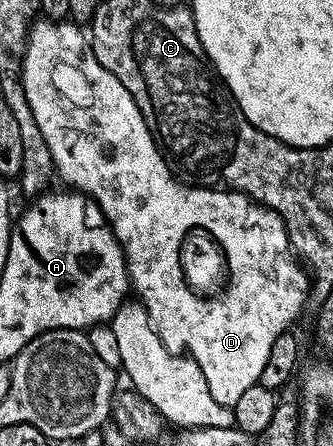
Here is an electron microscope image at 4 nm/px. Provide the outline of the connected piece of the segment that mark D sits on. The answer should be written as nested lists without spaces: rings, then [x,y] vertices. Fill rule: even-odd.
[[[39,18],[31,26],[30,36],[26,38],[26,52],[22,55],[22,84],[24,85],[24,93],[28,97],[28,105],[32,105],[32,117],[36,117],[36,125],[40,125],[40,133],[44,133],[44,141],[48,141],[48,149],[52,153],[55,172],[60,176],[60,179],[62,175],[63,181],[66,182],[63,184],[69,185],[79,193],[89,195],[98,206],[110,232],[114,234],[118,239],[118,244],[122,246],[122,251],[126,255],[126,271],[130,275],[130,286],[133,294],[139,295],[135,296],[146,308],[150,323],[154,326],[154,332],[169,351],[185,353],[193,359],[200,369],[200,373],[204,373],[204,381],[208,381],[210,396],[220,405],[233,409],[236,401],[240,401],[240,397],[246,390],[259,386],[264,373],[264,364],[268,362],[268,352],[272,350],[272,341],[276,341],[276,337],[280,337],[280,333],[289,331],[295,326],[293,323],[297,321],[298,314],[306,307],[306,298],[311,298],[312,295],[311,276],[290,245],[290,238],[286,232],[284,221],[269,207],[254,202],[250,196],[242,191],[191,185],[189,182],[186,182],[187,184],[181,183],[177,179],[179,176],[172,170],[151,124],[140,113],[132,93],[128,93],[125,85],[115,75],[108,73],[108,69],[104,69],[104,65],[100,65],[100,61],[96,61],[96,53],[90,48],[87,32],[81,26],[71,25],[66,21]],[[190,227],[206,227],[206,231],[210,231],[210,235],[218,235],[218,239],[222,239],[222,247],[226,247],[226,255],[230,255],[230,267],[234,267],[234,287],[230,287],[230,291],[226,291],[226,295],[222,295],[222,299],[214,299],[214,303],[202,303],[202,297],[194,299],[194,295],[190,295],[190,291],[186,291],[186,287],[182,287],[182,271],[178,271],[178,243],[182,243],[182,235],[186,235],[186,231],[190,231]]]

